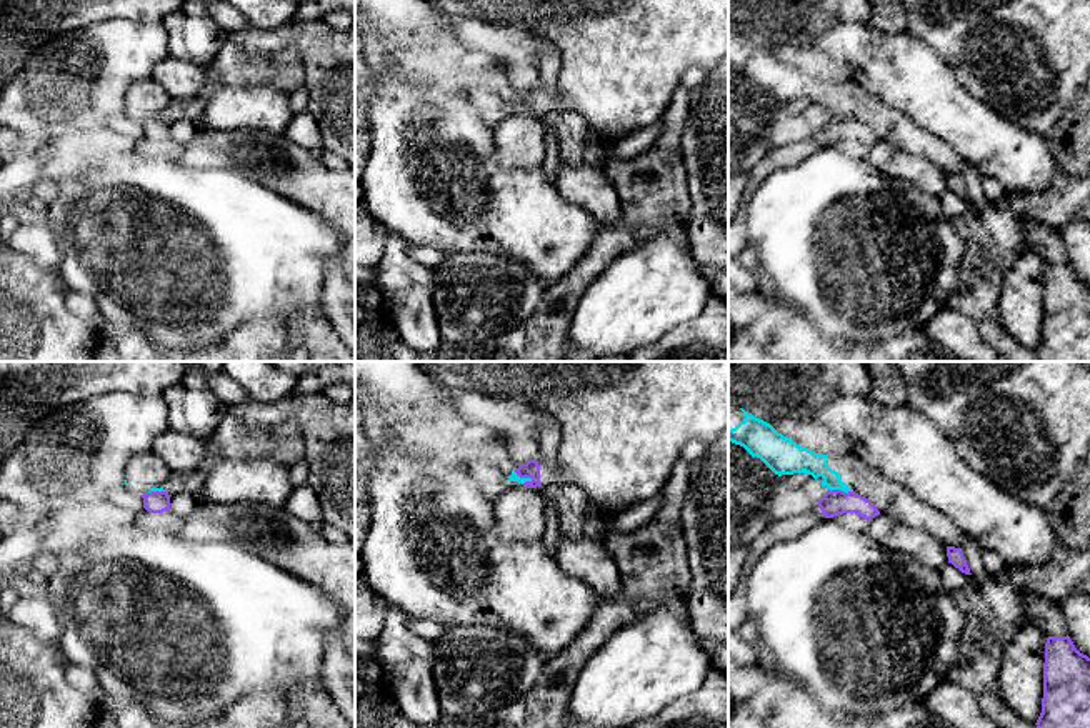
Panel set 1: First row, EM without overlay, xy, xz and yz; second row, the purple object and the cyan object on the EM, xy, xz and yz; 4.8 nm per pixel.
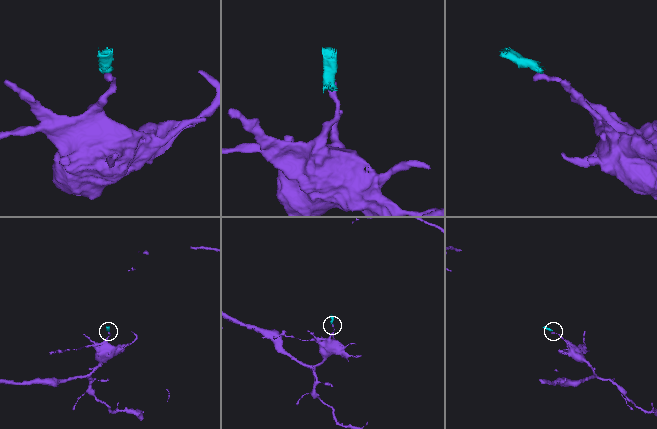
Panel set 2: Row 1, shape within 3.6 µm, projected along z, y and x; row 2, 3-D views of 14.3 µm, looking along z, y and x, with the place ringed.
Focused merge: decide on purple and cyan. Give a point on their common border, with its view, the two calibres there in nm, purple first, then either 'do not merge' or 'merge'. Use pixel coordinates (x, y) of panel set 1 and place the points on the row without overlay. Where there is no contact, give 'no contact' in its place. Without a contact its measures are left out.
yz (840, 117) | 120/120 nm | do not merge

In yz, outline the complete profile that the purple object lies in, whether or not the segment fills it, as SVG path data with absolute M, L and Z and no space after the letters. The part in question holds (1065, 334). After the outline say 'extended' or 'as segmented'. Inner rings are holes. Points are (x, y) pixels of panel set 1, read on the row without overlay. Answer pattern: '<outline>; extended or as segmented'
M1068 262L1047 265L1042 340L1035 352L1037 362L1090 362L1090 285L1075 275Z; as segmented

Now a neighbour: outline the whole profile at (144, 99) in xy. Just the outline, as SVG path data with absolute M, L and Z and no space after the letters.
M148 80L132 85L123 105L132 118L143 122L167 118L175 103L158 83Z

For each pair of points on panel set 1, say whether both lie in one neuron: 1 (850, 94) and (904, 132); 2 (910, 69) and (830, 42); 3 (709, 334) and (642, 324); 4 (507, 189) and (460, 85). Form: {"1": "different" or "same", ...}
{"1": "same", "2": "same", "3": "different", "4": "different"}

